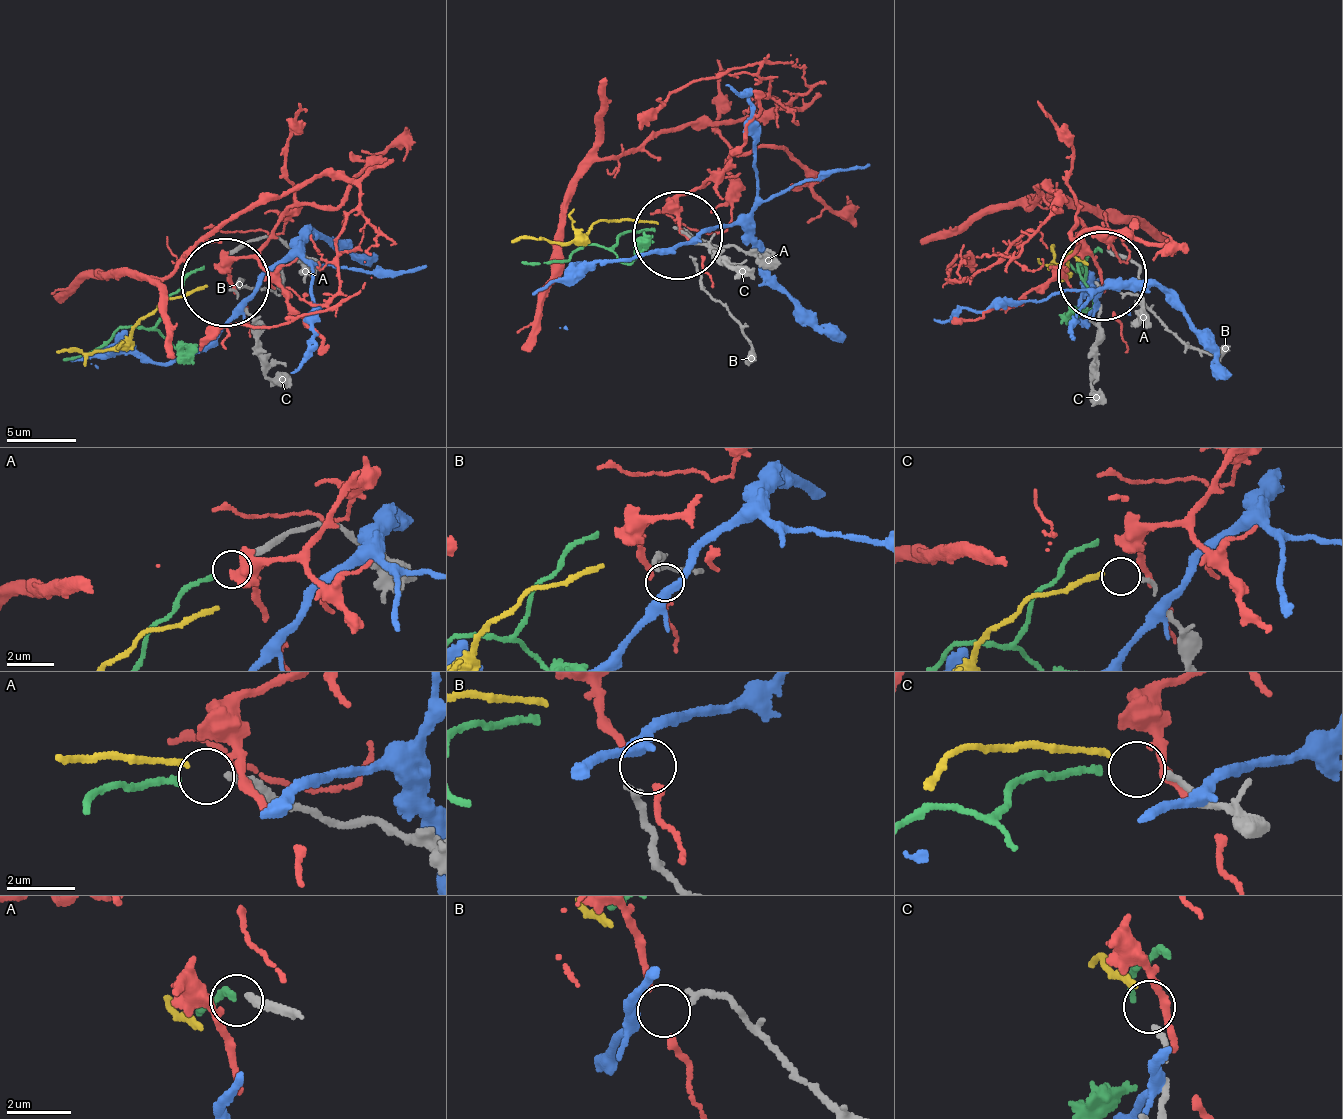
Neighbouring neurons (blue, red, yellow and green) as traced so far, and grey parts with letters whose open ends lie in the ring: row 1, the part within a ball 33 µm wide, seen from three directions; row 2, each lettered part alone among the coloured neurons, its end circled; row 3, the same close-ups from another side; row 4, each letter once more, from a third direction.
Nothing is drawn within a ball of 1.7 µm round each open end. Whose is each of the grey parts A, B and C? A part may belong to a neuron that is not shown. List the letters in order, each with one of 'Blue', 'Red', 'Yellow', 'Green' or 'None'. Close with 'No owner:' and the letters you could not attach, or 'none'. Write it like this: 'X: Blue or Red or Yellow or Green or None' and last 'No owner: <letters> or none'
A: Green
B: None
C: Yellow
No owner: B

